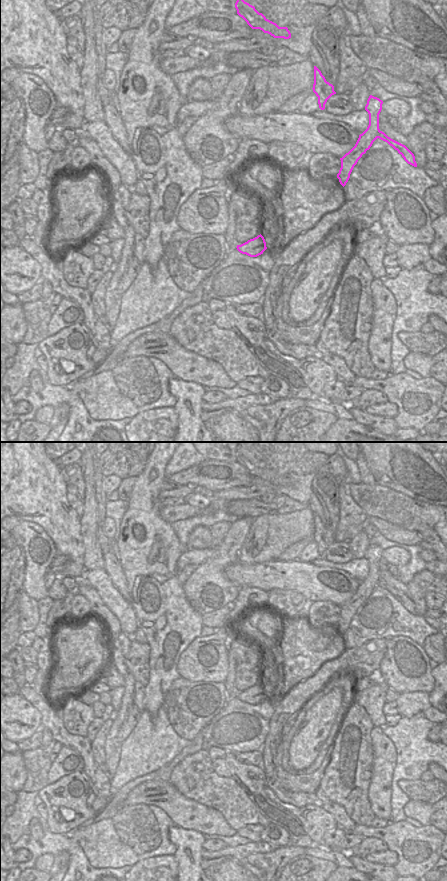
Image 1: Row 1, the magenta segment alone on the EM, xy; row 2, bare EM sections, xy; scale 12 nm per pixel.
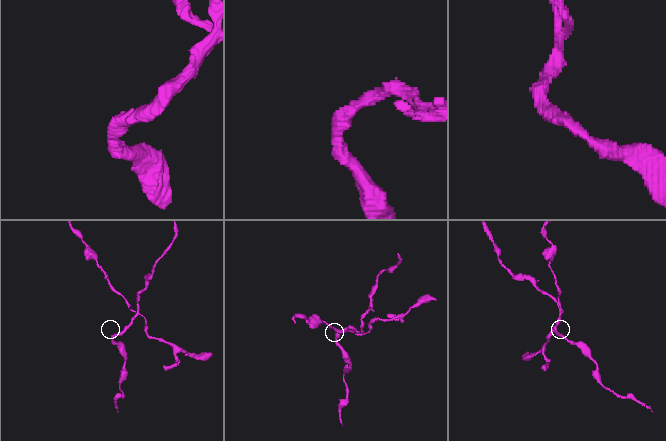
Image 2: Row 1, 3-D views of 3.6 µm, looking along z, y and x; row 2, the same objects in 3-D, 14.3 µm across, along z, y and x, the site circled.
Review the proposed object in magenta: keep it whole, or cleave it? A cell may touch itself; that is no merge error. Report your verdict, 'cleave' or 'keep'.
cleave

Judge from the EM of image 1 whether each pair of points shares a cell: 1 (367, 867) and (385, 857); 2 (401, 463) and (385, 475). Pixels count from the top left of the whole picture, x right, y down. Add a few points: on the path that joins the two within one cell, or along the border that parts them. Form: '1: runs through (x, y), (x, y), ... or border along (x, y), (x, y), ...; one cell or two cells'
1: border along (364, 858), (372, 862), (393, 866); two cells
2: runs through (397, 466), (392, 471), (389, 471); one cell

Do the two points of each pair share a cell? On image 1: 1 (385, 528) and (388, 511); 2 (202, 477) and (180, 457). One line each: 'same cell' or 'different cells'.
1: different cells
2: different cells

